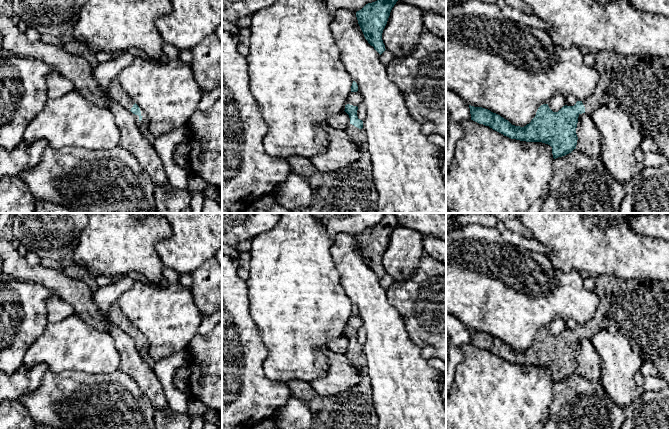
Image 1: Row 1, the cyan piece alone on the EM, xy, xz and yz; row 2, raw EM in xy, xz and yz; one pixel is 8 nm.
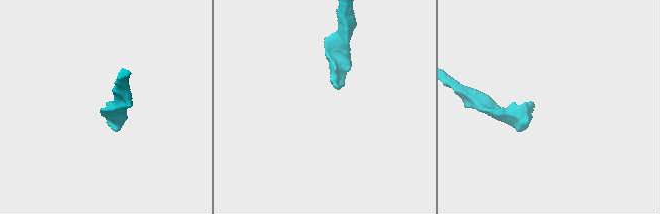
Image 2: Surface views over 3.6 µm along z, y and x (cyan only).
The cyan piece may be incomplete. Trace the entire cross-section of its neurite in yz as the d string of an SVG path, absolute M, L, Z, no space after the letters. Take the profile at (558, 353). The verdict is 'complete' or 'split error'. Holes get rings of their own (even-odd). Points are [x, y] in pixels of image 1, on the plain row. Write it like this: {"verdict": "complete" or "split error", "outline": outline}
{"verdict": "split error", "outline": "M607 275L597 276L595 279L594 291L601 302L593 318L584 325L577 325L574 330L565 329L558 336L553 336L548 328L543 328L531 346L524 351L512 349L488 333L469 329L471 344L489 350L511 363L548 368L552 371L553 382L556 383L576 373L576 352L580 338L591 339L603 328L614 327L630 342L633 351L643 362L650 361L658 368L661 377L669 385L669 281L624 280Z"}

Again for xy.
{"verdict": "split error", "outline": "M117 301L114 303L114 310L110 312L110 319L122 331L131 335L133 338L138 339L139 345L142 344L143 340L141 339L139 330L123 315Z"}

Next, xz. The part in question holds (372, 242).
{"verdict": "complete", "outline": "M386 213L381 222L366 228L356 236L358 248L368 267L381 279L386 273L382 257L398 221L393 213Z"}

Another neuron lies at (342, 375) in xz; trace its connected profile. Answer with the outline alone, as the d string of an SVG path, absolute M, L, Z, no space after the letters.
M328 350L324 351L328 361L328 371L320 378L309 382L321 396L338 394L357 385L361 372L344 355Z

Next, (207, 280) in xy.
M216 257L207 260L190 275L193 278L191 293L201 314L222 312L222 266Z

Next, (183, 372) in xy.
M189 364L180 366L175 373L175 377L187 381L191 375Z

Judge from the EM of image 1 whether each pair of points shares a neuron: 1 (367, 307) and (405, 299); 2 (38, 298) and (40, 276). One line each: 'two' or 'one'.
1: two
2: two

